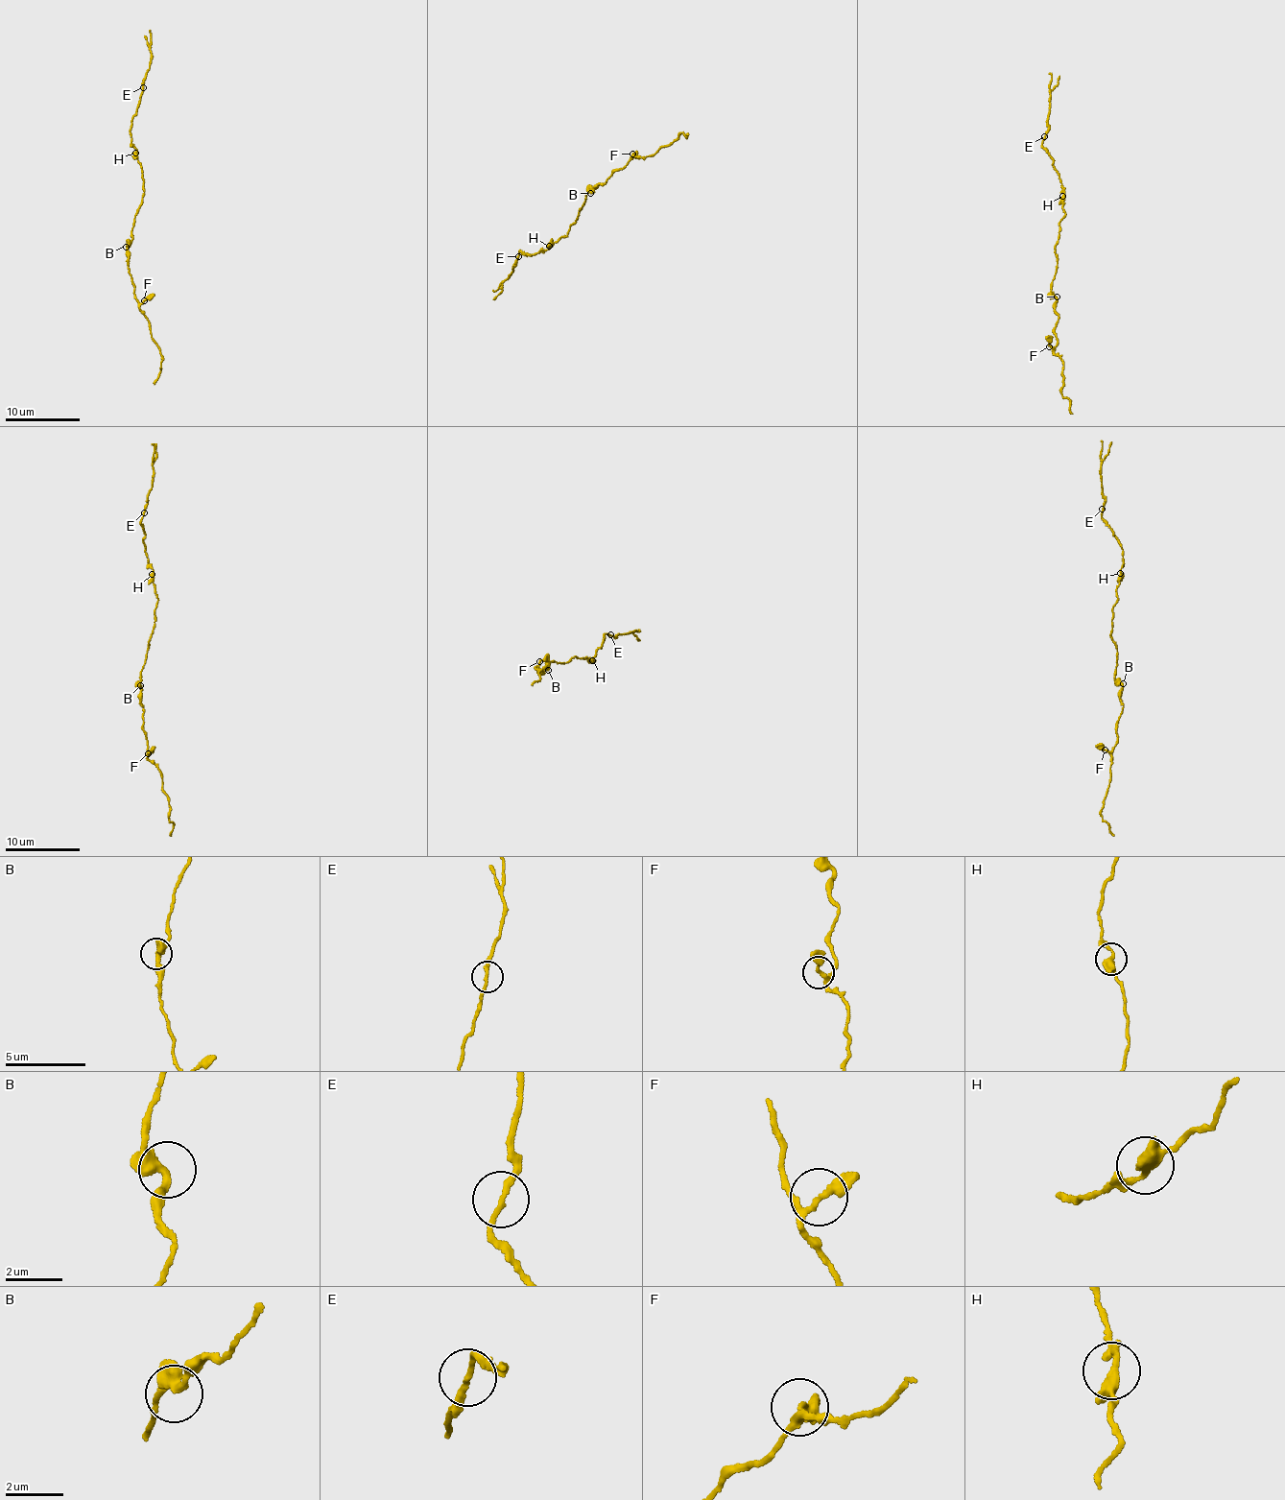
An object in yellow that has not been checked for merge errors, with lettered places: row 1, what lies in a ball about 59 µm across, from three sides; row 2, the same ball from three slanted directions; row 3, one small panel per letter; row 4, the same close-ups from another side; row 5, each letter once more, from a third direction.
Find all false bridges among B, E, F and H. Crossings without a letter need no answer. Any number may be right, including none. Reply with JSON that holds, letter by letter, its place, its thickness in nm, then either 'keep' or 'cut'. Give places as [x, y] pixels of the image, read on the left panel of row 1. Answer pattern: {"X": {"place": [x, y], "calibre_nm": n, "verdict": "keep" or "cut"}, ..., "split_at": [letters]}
{"B": {"place": [126, 247], "calibre_nm": 280, "verdict": "keep"}, "E": {"place": [143, 87], "calibre_nm": 180, "verdict": "keep"}, "F": {"place": [144, 300], "calibre_nm": 220, "verdict": "keep"}, "H": {"place": [135, 153], "calibre_nm": 320, "verdict": "keep"}, "split_at": []}

